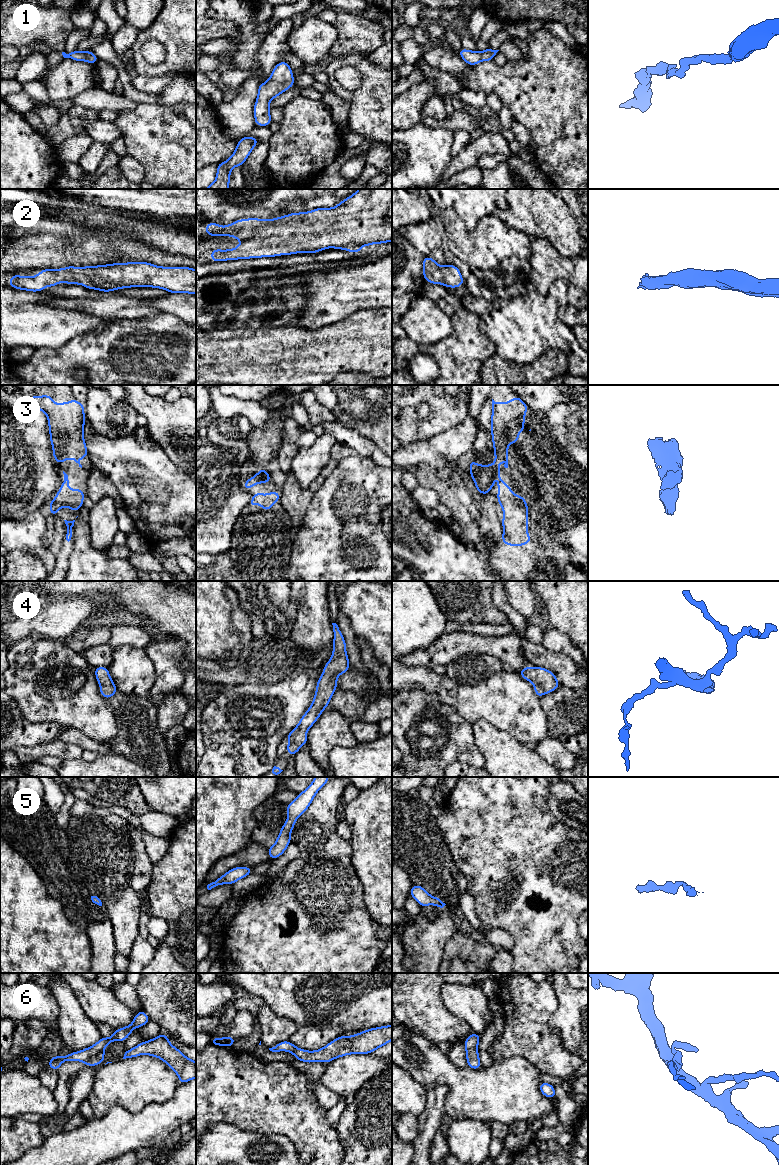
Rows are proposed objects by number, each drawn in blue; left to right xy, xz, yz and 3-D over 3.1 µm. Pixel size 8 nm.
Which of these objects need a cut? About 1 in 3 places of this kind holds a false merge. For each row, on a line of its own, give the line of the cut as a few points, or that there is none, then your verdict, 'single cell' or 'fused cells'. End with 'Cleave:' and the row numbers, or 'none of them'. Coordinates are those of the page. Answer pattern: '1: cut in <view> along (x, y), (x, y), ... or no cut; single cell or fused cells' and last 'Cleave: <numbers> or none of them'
1: no cut; single cell
2: no cut; single cell
3: no cut; single cell
4: no cut; single cell
5: no cut; single cell
6: cut in xy along (102, 1050), (84, 1062); fused cells
Cleave: 6

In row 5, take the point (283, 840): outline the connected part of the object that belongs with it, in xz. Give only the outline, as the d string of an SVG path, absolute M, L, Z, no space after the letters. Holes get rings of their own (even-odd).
M315 777L306 790L298 793L297 798L294 801L286 804L288 819L283 824L276 843L268 848L271 860L274 860L285 852L286 848L291 843L290 836L293 827L296 824L296 819L306 812L316 793L328 782L330 782L328 777Z

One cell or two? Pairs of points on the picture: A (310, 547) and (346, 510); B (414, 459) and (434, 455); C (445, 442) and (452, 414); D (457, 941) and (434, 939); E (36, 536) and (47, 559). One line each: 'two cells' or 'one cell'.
A: one cell
B: one cell
C: two cells
D: two cells
E: one cell

